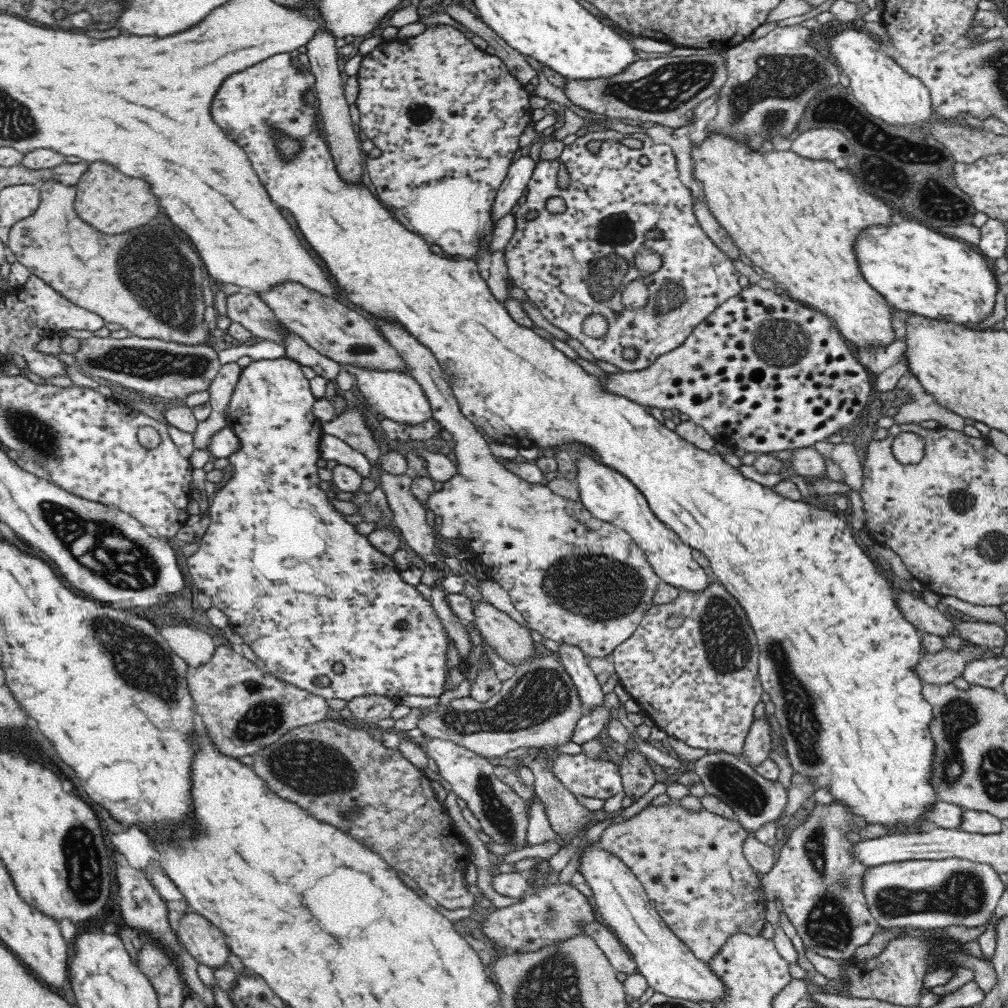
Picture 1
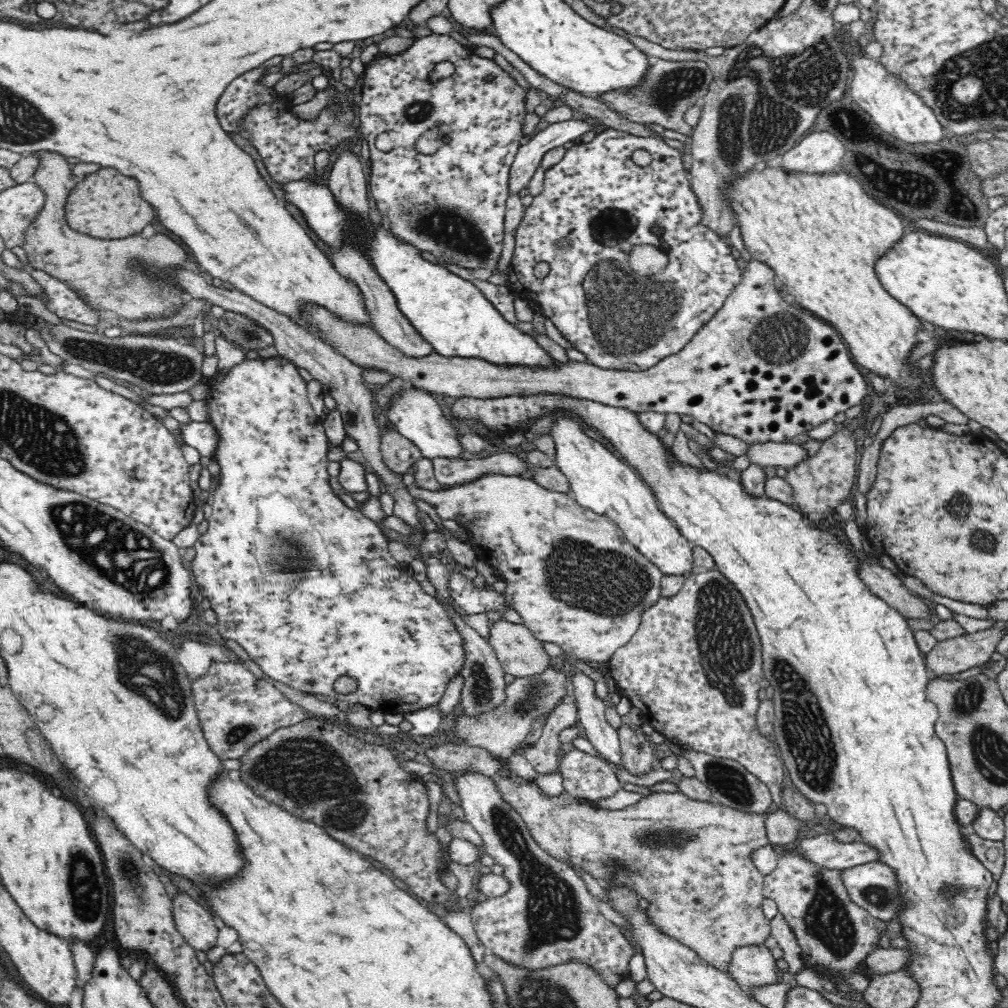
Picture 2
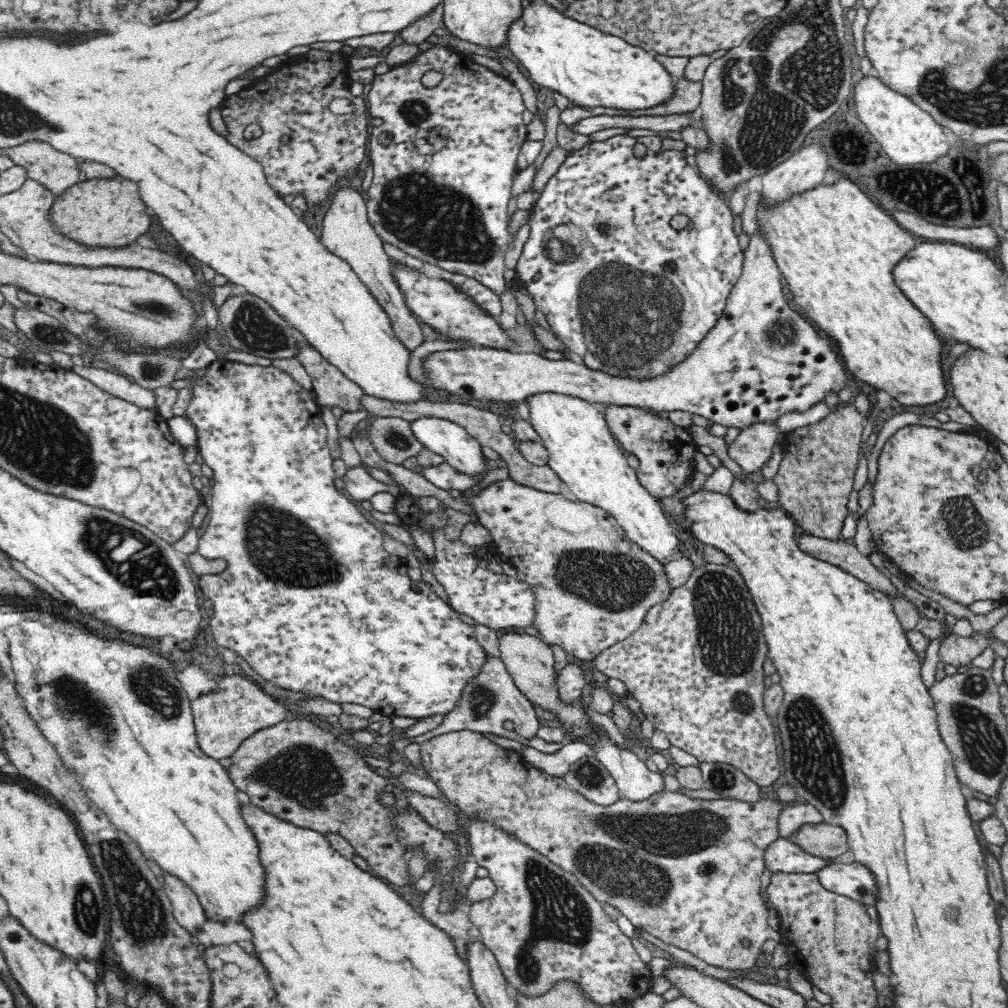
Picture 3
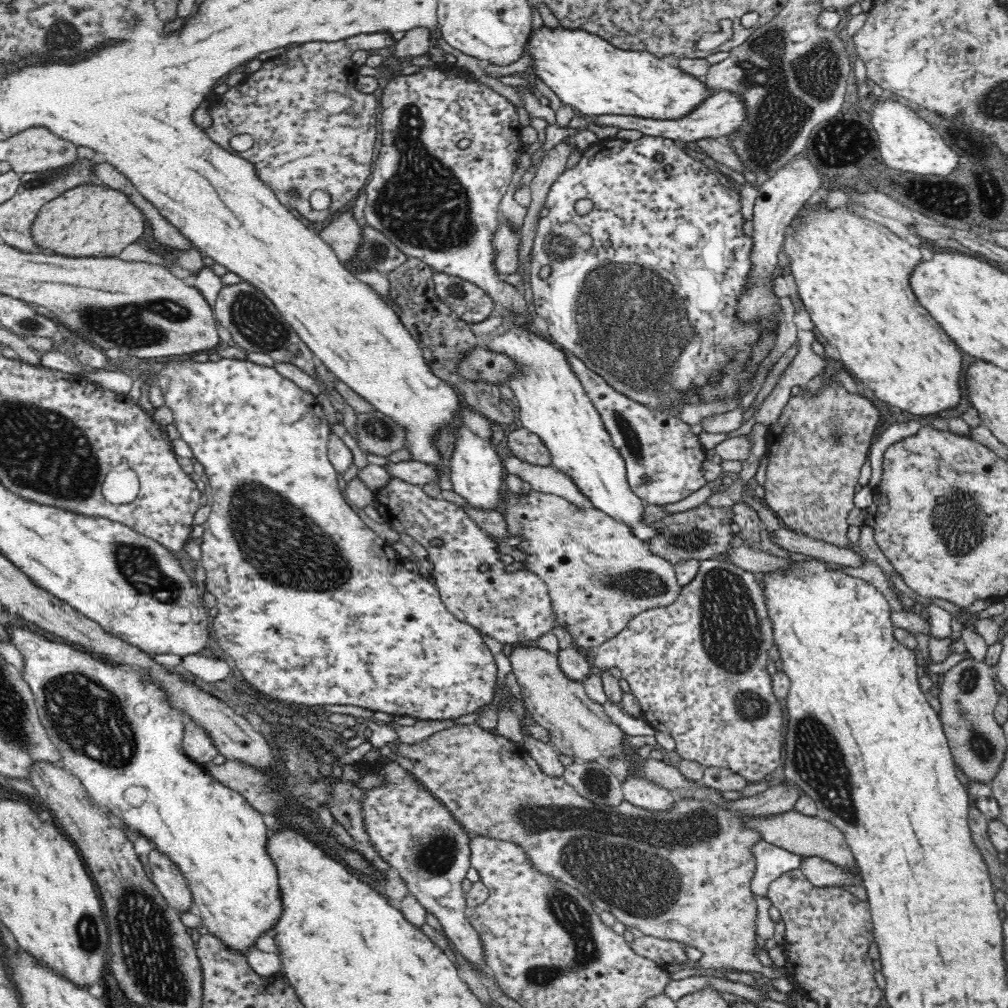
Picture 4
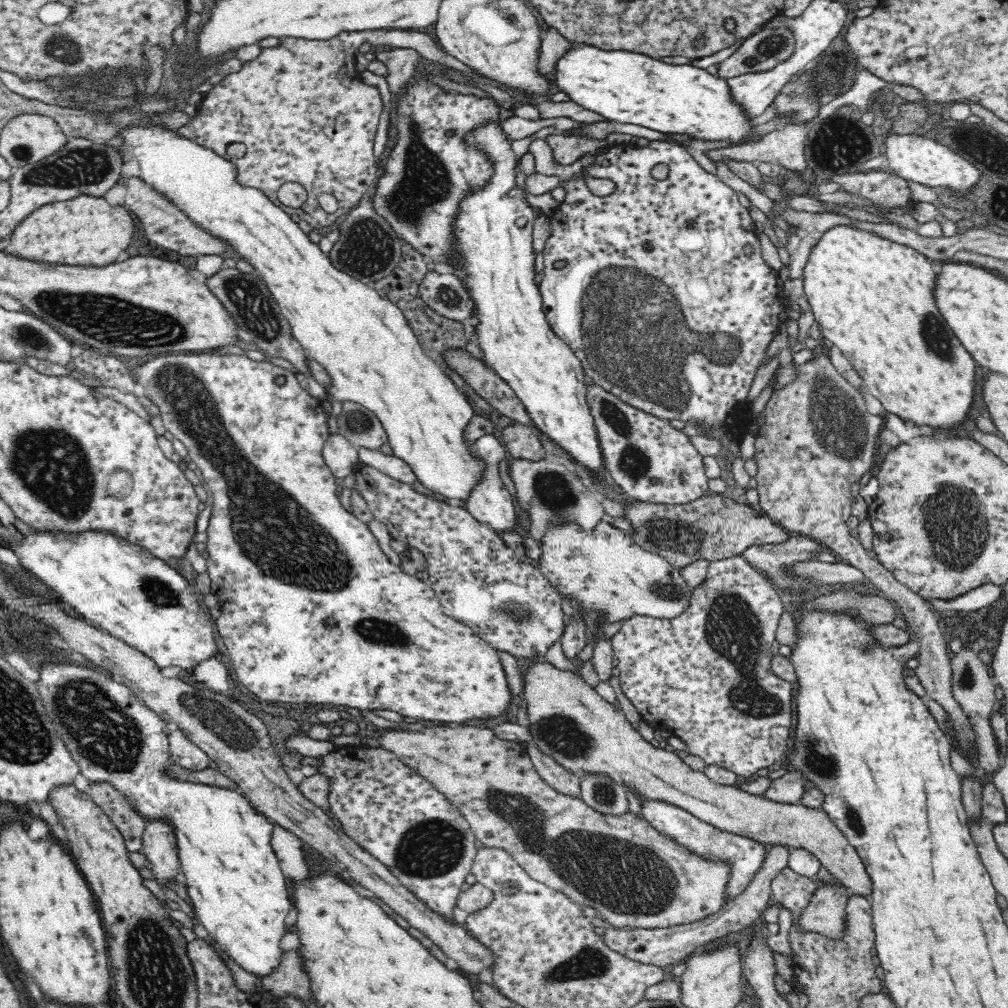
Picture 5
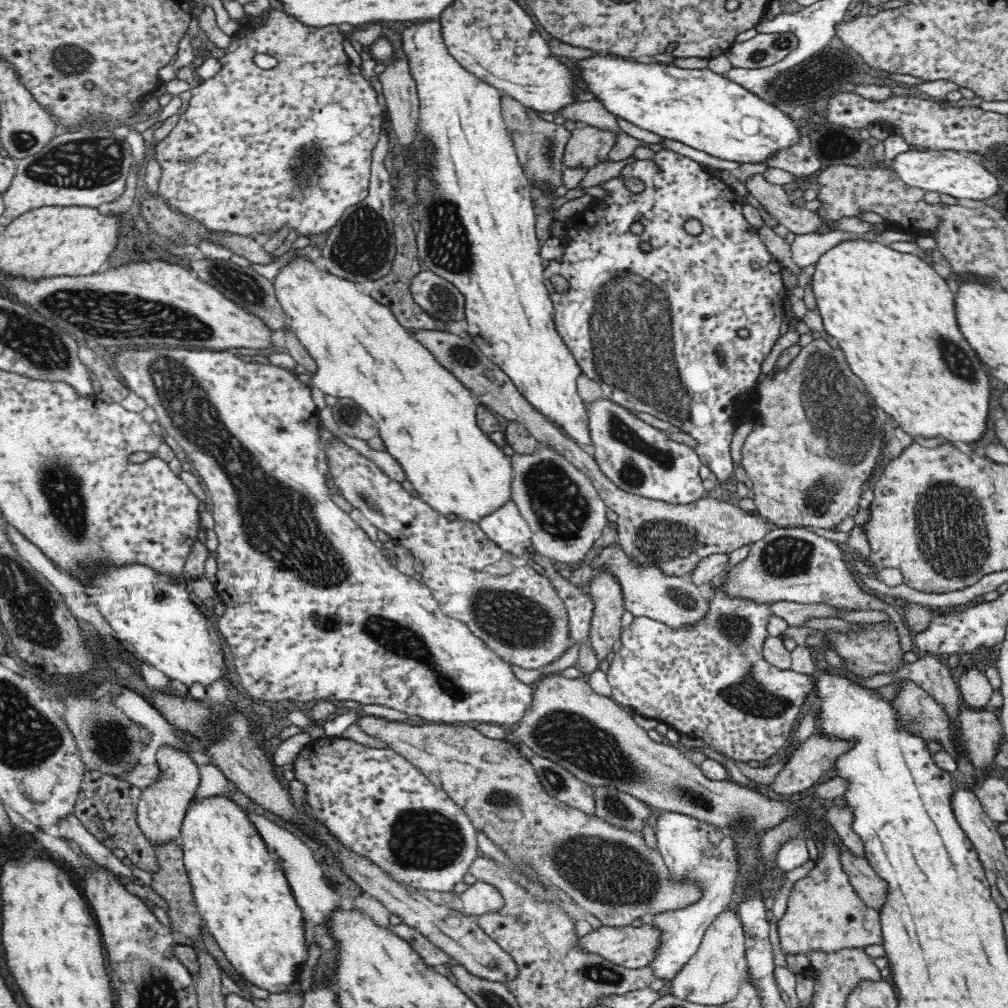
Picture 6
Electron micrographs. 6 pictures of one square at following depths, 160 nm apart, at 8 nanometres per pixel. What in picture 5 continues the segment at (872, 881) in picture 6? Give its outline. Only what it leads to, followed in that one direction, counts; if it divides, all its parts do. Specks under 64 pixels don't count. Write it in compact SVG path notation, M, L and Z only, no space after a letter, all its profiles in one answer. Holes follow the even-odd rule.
M538 663L530 666L524 676L524 700L529 720L528 731L532 735L531 746L550 756L566 770L574 774L606 775L616 783L632 790L640 799L650 799L673 804L696 818L714 825L726 832L743 836L763 844L779 844L792 848L804 848L810 851L827 868L830 874L844 885L852 895L870 898L873 882L857 850L849 843L846 835L834 824L834 821L822 808L808 808L799 802L796 804L774 802L763 795L756 796L734 784L718 784L710 780L703 771L690 768L674 752L654 747L632 727L617 703L608 703L596 693L576 672L555 668L550 663Z

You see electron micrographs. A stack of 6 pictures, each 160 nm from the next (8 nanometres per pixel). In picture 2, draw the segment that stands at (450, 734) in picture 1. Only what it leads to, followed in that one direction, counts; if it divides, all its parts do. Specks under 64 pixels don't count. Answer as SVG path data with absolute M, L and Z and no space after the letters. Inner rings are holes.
M548 667L541 675L515 678L514 682L506 685L507 699L504 704L482 713L479 717L456 716L454 734L456 738L464 740L464 744L485 748L490 755L506 761L516 753L516 748L520 747L525 736L528 736L534 720L540 716L540 713L552 712L556 702L566 694L566 683L566 676L561 671L554 671L551 667Z

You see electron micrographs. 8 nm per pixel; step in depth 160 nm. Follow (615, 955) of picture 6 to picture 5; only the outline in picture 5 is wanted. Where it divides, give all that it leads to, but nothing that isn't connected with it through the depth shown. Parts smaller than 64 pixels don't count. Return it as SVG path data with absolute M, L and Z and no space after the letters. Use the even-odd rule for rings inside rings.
M764 844L766 854L758 872L748 886L738 896L728 900L718 912L704 916L702 920L668 926L666 928L634 928L634 929L615 929L608 926L602 934L602 941L614 952L621 956L641 962L641 964L652 964L658 967L672 967L684 960L687 960L691 953L696 951L698 946L710 942L717 938L725 937L729 934L743 936L745 931L761 921L762 913L768 907L768 898L771 895L771 882L774 877L788 864L790 848L779 844Z

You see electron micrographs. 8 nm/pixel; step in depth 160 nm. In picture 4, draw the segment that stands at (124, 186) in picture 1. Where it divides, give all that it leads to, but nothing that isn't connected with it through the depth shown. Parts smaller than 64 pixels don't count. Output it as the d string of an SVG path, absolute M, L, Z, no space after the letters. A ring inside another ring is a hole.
M80 185L46 203L30 228L41 252L72 258L112 257L136 242L144 232L144 216L124 193L96 185Z

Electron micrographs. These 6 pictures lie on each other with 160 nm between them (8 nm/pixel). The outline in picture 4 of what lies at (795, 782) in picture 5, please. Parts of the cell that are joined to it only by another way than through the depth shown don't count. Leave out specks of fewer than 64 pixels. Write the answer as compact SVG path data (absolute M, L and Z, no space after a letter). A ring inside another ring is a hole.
M459 724L454 727L449 727L437 731L422 741L413 744L400 741L396 743L394 750L392 750L391 757L395 758L396 763L399 763L406 770L410 771L434 796L438 797L466 831L476 832L476 834L489 839L516 844L516 846L522 848L522 851L526 853L528 861L530 861L530 867L534 871L540 871L540 873L544 873L544 875L552 877L552 879L570 885L582 897L586 897L598 912L611 912L617 921L622 922L625 926L634 926L634 928L640 930L644 935L654 936L662 940L676 940L682 944L687 944L687 946L700 948L703 956L698 960L697 965L701 969L712 968L723 970L725 968L734 968L738 972L749 974L761 973L761 975L770 980L771 984L774 980L786 979L788 977L788 969L786 967L764 966L760 964L760 960L758 960L754 952L761 941L756 932L757 902L755 901L755 894L750 890L750 878L754 874L754 855L750 853L750 848L761 838L758 835L758 831L748 829L748 827L742 825L740 816L766 816L766 814L780 814L780 812L794 809L796 801L802 793L795 784L791 784L789 781L778 783L768 787L766 791L730 801L727 809L720 809L720 807L716 809L714 803L710 803L710 801L698 801L696 799L678 800L678 802L675 802L671 811L664 812L646 811L643 808L638 808L630 804L626 800L617 807L600 806L580 796L578 791L574 790L565 781L563 776L554 778L544 774L522 744L508 740L506 737L495 734L492 731L479 728L475 724Z

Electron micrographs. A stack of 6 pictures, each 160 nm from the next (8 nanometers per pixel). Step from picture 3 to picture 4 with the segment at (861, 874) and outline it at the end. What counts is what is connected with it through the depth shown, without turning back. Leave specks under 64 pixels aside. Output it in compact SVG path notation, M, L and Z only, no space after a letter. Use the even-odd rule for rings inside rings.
M815 856L800 858L800 871L814 886L839 887L840 884L862 884L860 876L852 875L844 869Z

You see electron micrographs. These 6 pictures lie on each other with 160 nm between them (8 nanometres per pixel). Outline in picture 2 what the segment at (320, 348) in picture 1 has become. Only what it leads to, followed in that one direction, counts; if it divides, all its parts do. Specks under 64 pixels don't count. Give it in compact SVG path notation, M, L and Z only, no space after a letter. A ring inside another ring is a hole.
M753 256L746 262L740 284L724 302L723 307L693 336L682 350L662 359L652 368L643 371L612 370L594 366L588 361L550 362L548 366L523 366L523 364L492 364L483 358L442 356L432 352L420 358L402 354L399 348L388 344L372 327L346 323L330 315L318 305L307 308L303 314L315 328L321 330L333 349L342 353L354 364L363 368L377 368L409 381L417 389L454 398L495 399L507 396L539 394L564 395L573 399L588 400L606 406L626 408L632 412L662 412L662 414L688 414L696 421L709 426L714 432L724 432L748 442L785 442L834 414L860 404L866 396L866 380L858 371L846 345L832 325L796 305L788 305L781 297L776 276L765 262Z

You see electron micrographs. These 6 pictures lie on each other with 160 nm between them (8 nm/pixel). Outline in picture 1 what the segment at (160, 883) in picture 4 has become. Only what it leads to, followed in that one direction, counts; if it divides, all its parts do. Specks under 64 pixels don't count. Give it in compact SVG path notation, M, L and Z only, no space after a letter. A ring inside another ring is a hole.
M197 912L178 916L177 934L187 952L213 970L227 964L229 946L225 934Z

